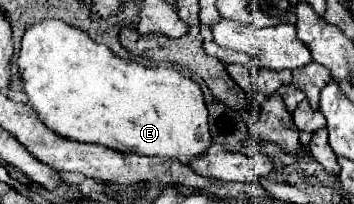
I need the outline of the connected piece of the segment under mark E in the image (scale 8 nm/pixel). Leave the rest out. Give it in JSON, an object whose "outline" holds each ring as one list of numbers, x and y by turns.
{"outline":[[46,18,32,24,22,36,16,64,32,110,58,136,108,144,120,152,176,158,194,172,224,182,254,182,273,171,272,160,264,154,250,157,208,150,208,110,194,80,174,68,146,68,118,58,110,48,62,20]]}

